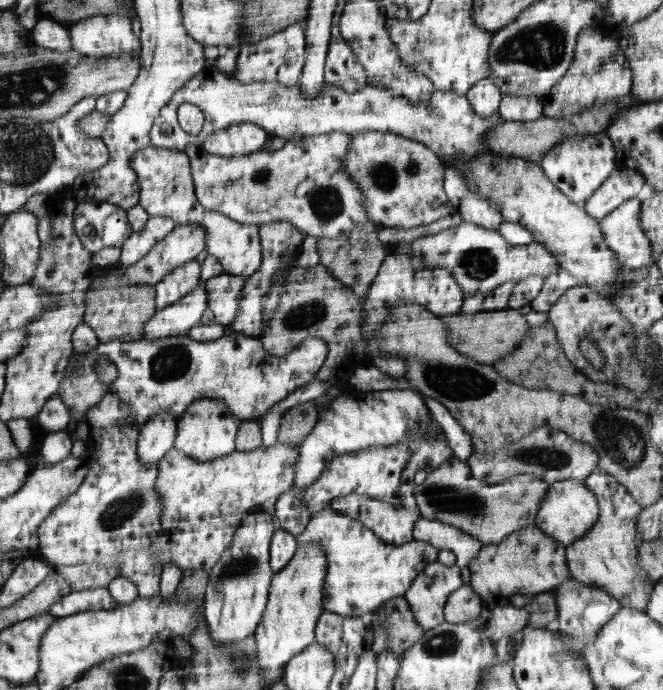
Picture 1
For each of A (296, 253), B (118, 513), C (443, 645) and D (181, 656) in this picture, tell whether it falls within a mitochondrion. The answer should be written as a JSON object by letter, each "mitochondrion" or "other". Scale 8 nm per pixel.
{"A":"other","B":"mitochondrion","C":"mitochondrion","D":"other"}

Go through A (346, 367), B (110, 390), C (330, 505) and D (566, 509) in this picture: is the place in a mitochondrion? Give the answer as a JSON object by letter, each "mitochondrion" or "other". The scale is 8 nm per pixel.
{"A":"other","B":"other","C":"other","D":"other"}

